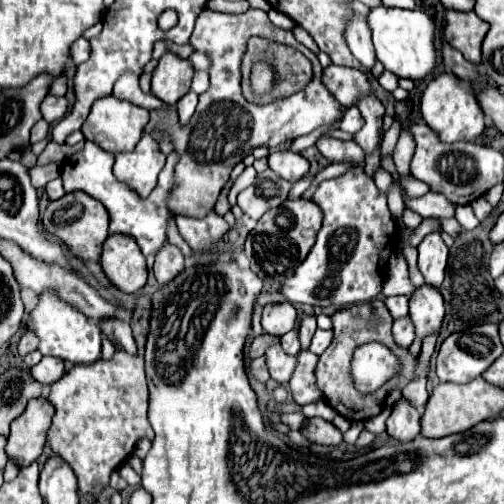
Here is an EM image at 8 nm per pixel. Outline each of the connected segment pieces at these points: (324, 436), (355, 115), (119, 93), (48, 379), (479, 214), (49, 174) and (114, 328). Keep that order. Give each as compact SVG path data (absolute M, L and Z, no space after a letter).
M308 418L300 432L314 444L326 444L326 446L338 446L342 444L342 432L322 418Z
M350 106L350 108L346 110L342 122L340 122L340 130L350 132L350 134L356 134L362 126L364 126L364 118L360 116L360 112L358 112L356 106Z
M130 72L120 76L120 80L114 84L114 92L112 92L118 100L126 100L134 106L146 108L146 110L154 110L154 108L170 108L168 104L164 104L162 100L158 100L156 96L144 94L138 86L138 76L132 76Z
M44 356L36 366L30 368L30 374L34 380L42 384L54 384L64 374L64 360L56 360L54 356Z
M480 196L478 200L474 200L470 206L474 208L474 214L476 214L476 218L478 218L478 220L484 220L484 218L492 212L492 206L490 206L482 196Z
M44 164L44 166L34 166L28 170L32 184L36 184L36 190L44 188L50 180L60 176L60 166L58 164Z
M114 316L114 318L108 318L108 320L100 320L100 328L110 338L110 342L114 346L136 354L136 342L132 338L132 330L130 330L128 322L124 322L122 318Z

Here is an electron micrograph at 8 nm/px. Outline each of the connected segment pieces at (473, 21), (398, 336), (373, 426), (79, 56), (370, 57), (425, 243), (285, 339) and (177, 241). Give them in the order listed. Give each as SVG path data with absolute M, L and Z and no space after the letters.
M448 10L446 12L446 20L448 26L444 30L444 38L448 44L452 44L454 48L458 48L464 58L472 64L480 64L480 56L482 56L482 40L488 32L488 24L484 20L480 20L474 12L454 12Z
M404 316L404 318L398 318L394 320L394 326L392 326L392 334L394 334L394 340L400 344L400 346L410 346L412 340L414 340L414 324L410 320L410 316Z
M386 406L384 408L384 412L380 412L380 416L374 416L372 420L366 420L364 422L364 428L368 430L368 432L372 432L372 434L382 434L384 430L386 430L386 418L390 416L390 408Z
M84 37L77 39L70 48L72 62L78 66L90 57L90 43Z
M354 14L352 20L348 22L344 36L348 40L348 46L352 48L352 54L358 58L358 62L364 68L372 70L376 64L376 52L374 52L372 40L370 40L370 28L366 24L366 18L360 14Z
M438 232L428 234L418 246L418 268L424 274L426 284L440 286L444 280L448 262L448 246Z
M290 330L288 334L284 334L284 336L282 336L282 348L284 348L288 354L292 354L292 356L296 356L296 354L300 352L298 330Z
M171 218L167 226L167 237L171 244L177 245L182 251L185 258L193 255L192 249L189 247L187 242L180 236L177 225L174 218Z

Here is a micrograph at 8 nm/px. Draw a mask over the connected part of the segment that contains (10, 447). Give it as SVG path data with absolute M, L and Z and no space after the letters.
M36 398L30 400L24 414L12 422L12 432L6 444L6 454L12 464L24 468L38 460L46 444L52 412L54 408L48 404L48 398Z

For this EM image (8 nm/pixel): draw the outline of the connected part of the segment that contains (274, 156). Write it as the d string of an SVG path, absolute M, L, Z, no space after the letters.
M272 152L268 156L270 168L288 182L298 182L302 176L308 174L308 160L296 152Z

